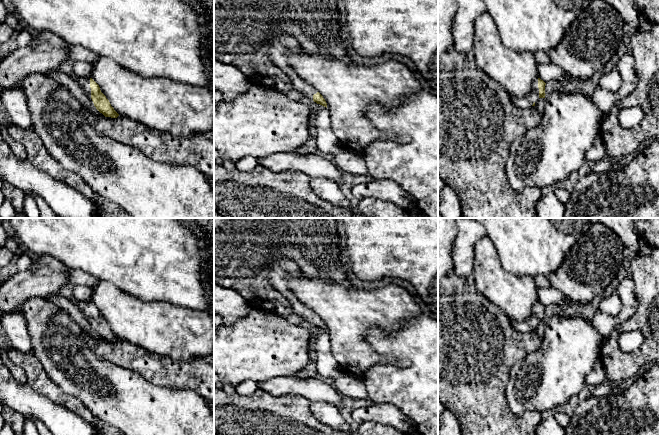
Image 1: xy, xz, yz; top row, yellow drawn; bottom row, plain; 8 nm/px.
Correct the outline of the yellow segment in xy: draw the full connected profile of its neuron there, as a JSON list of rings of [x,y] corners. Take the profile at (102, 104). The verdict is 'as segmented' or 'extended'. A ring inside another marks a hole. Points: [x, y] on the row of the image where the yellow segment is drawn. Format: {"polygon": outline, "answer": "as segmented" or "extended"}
{"polygon": [[[72,75],[85,93],[92,99],[96,109],[105,117],[117,118],[119,114],[111,106],[109,100],[101,92],[99,85],[90,77]]], "answer": "extended"}

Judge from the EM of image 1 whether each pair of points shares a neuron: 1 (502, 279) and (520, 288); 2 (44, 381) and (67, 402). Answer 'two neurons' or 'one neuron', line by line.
1: one neuron
2: one neuron

